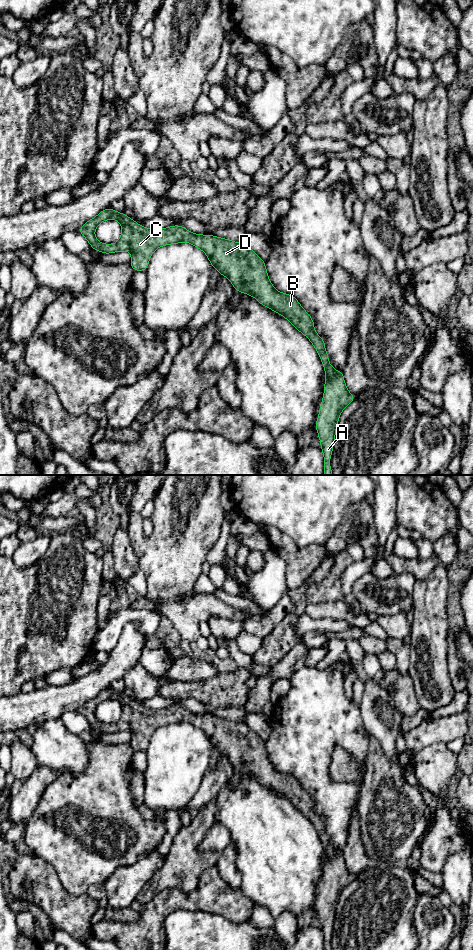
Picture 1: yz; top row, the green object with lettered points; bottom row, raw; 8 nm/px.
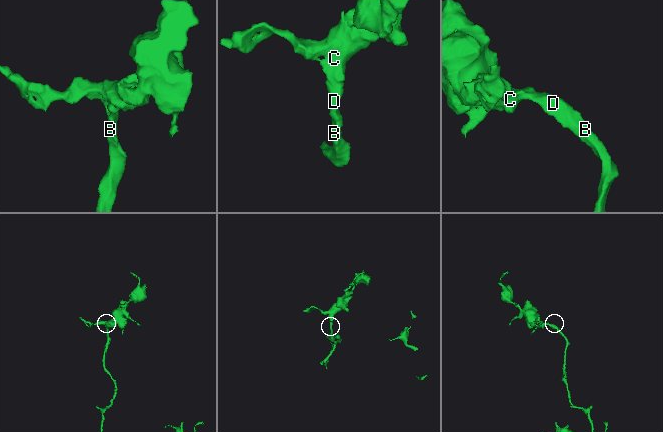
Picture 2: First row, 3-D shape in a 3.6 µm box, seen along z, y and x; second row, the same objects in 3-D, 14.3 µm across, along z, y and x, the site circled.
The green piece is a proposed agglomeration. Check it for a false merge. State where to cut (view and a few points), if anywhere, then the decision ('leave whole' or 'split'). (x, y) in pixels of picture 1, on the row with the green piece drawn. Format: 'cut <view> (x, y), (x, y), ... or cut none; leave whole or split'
cut none; leave whole

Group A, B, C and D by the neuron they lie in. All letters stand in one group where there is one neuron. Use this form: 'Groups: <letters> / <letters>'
Groups: A B C D

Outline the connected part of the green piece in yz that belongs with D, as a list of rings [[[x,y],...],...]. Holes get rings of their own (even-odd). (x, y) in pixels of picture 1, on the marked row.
[[[111,208],[102,210],[77,231],[87,239],[95,251],[104,254],[131,252],[130,265],[133,271],[143,272],[147,269],[149,259],[157,248],[188,242],[204,251],[211,262],[212,269],[217,268],[220,275],[228,278],[236,291],[253,296],[261,305],[281,314],[304,334],[317,350],[326,374],[324,396],[316,421],[316,430],[324,456],[324,475],[332,475],[330,458],[337,423],[341,412],[355,400],[356,396],[347,390],[343,372],[335,370],[330,365],[325,342],[314,331],[314,321],[311,316],[294,296],[278,292],[274,288],[269,280],[265,261],[245,243],[236,243],[213,235],[194,234],[180,225],[152,230]],[[108,219],[115,219],[122,226],[121,237],[115,244],[100,243],[94,235],[97,226]]]

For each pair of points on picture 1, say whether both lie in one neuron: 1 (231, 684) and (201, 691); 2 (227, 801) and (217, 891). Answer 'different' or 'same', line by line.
1: same
2: different

